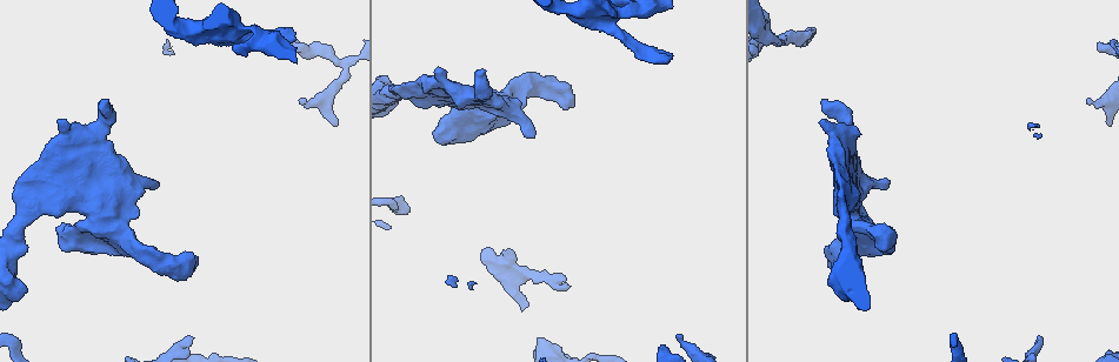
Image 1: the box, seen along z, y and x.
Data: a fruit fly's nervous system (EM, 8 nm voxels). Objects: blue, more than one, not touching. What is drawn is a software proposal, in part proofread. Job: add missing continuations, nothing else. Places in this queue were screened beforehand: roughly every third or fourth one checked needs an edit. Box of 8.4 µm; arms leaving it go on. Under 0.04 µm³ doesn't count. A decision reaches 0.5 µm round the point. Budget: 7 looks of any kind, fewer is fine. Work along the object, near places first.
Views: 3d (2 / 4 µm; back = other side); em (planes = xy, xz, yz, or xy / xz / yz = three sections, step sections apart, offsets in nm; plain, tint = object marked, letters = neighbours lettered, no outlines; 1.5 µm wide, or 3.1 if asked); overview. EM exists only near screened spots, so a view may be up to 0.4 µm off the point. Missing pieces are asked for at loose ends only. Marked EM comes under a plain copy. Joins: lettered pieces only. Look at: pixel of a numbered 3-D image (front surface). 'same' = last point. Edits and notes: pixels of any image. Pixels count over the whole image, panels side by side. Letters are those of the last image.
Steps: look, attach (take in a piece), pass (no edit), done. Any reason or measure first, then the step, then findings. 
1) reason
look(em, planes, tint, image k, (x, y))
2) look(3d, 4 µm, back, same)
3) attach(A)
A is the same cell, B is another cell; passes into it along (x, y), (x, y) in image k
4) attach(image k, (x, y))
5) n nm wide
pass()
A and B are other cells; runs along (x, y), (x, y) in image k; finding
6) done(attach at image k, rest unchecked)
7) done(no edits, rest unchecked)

branch stops here
look(em, yz, step 4, tint, image 1, (807, 28))

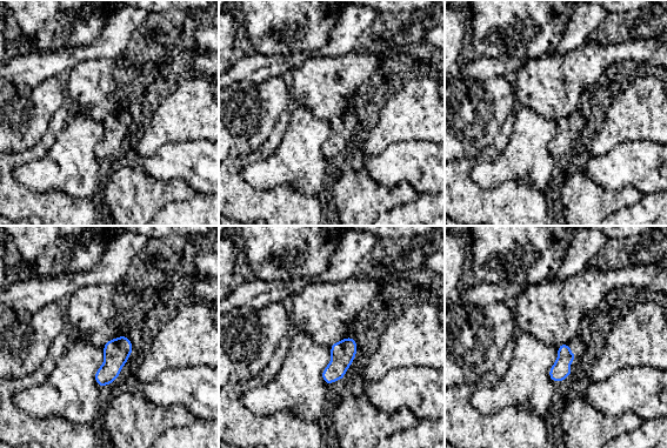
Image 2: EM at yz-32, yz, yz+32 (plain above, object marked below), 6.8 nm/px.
cut it another way
look(em, planes, letters, same)

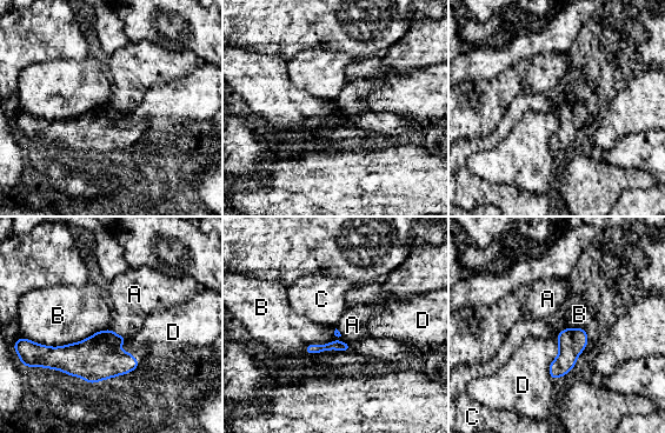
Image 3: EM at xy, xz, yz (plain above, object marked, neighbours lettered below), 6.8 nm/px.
pass()
A, B, C and D are other cells; none of them fits

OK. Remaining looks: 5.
free end
look(em, planes, letters, image 1, (821, 101))

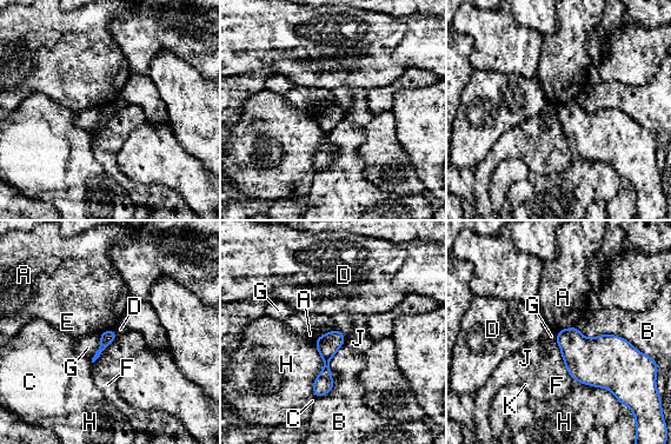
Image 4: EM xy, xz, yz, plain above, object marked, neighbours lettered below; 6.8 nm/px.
pass()
A, B, C, D, E, F, G, H, J and K are other cells; runs along (336, 332), (317, 393) in image 4; none of them fits

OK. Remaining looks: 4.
free end
look(3d, 2 µm, image 1, (158, 184))

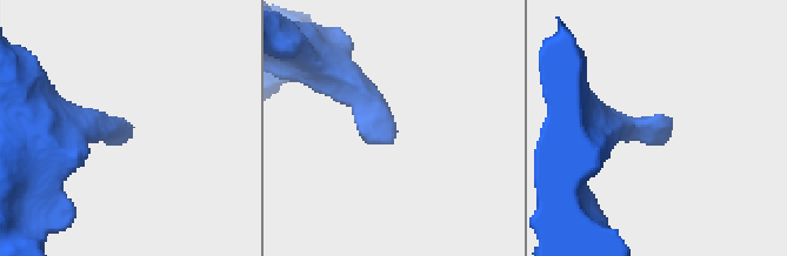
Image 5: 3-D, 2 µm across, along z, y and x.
look(em, planes, letters, image 5, (131, 126))

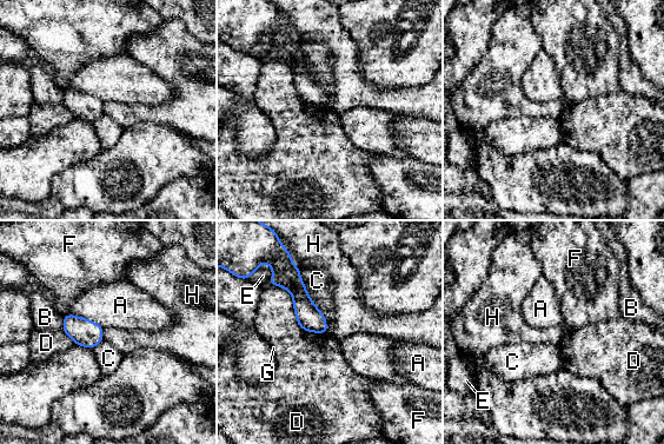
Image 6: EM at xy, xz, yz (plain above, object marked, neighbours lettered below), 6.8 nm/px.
170 nm wide
pass()
A, B, C, D, E, F, G and H are other cells; border along (71, 312), (95, 322), (103, 329) in image 6; none of them fits

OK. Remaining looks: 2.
done(no edits, rest unchecked)

